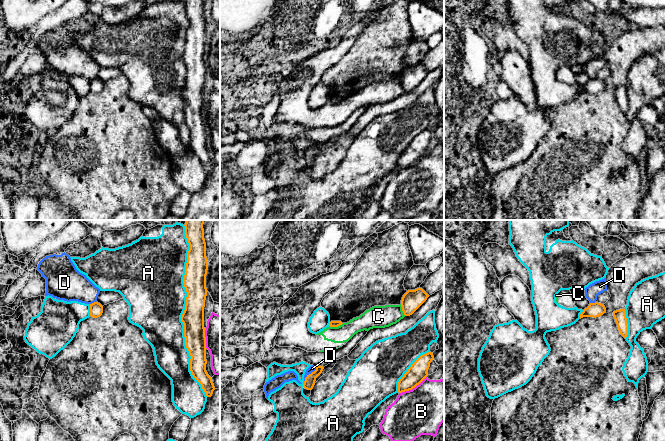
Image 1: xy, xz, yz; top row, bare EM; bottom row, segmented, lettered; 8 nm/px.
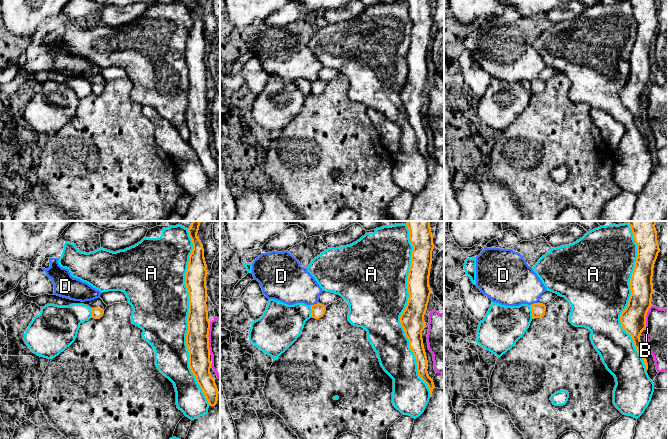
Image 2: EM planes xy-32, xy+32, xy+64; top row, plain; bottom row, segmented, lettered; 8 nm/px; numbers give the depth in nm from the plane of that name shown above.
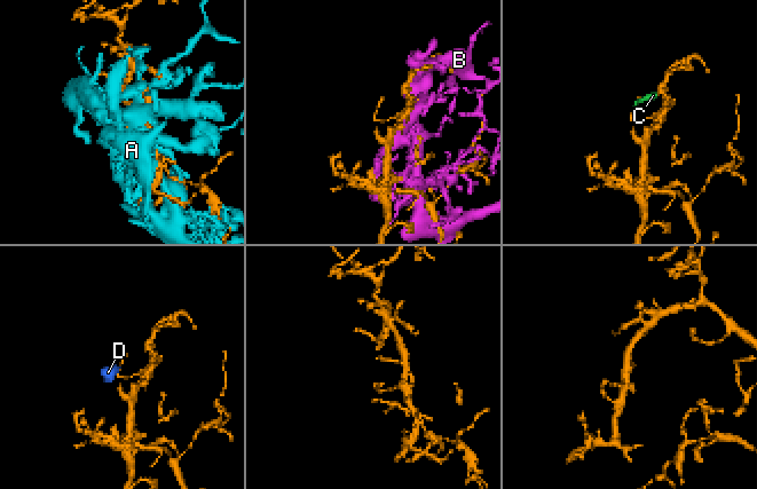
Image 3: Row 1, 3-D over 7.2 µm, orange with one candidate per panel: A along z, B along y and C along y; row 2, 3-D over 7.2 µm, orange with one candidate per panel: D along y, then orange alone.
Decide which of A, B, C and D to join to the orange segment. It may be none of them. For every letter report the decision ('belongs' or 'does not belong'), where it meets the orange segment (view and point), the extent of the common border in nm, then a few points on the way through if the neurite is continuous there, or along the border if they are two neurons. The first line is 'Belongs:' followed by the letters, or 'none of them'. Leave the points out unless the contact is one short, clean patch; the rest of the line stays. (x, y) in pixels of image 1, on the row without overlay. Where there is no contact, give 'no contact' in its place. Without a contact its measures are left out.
Belongs: none of them
A: does not belong; contact xy (184, 87); length 1400 nm
B: does not belong; contact xz (412, 164); length 260 nm
C: does not belong; contact xz (336, 102); length 120 nm
D: does not belong; contact xz (311, 149); length 160 nm; border xz (316, 142), (304, 157)

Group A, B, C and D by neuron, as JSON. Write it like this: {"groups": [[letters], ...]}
{"groups": [["A", "D"], ["B"], ["C"]]}

